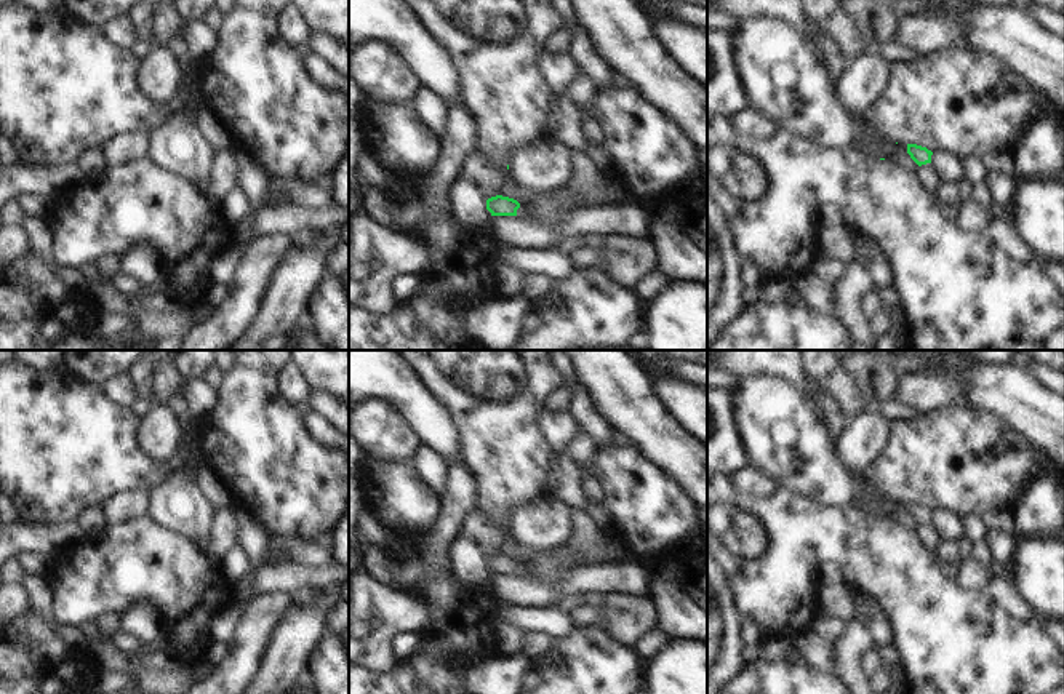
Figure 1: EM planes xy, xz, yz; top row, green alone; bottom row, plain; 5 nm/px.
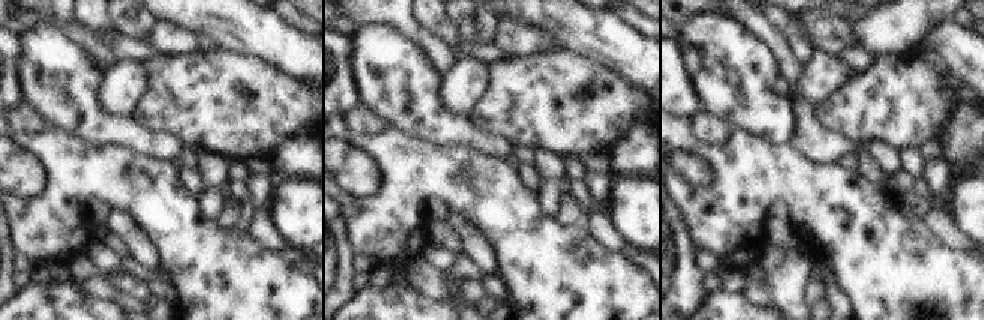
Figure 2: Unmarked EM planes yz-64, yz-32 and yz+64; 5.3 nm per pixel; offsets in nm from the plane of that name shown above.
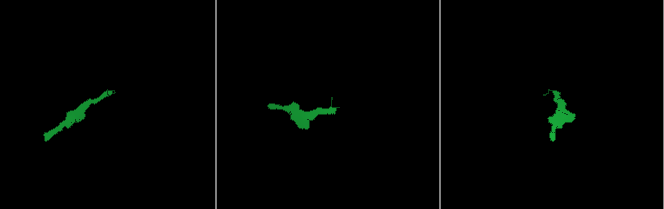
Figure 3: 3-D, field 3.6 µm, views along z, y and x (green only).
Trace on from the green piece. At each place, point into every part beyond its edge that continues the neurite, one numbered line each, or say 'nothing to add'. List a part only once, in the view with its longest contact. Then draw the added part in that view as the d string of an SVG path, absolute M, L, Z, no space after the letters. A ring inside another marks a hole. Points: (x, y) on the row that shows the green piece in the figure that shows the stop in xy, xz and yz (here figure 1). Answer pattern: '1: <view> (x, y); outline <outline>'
1: yz (882, 147); outline M866 112L853 115L859 125L862 126L862 136L866 139L874 138L875 142L872 146L858 146L856 149L864 152L869 157L875 158L886 158L893 160L898 154L907 154L907 146L896 144L891 139L886 139L880 136L867 122L864 117Z

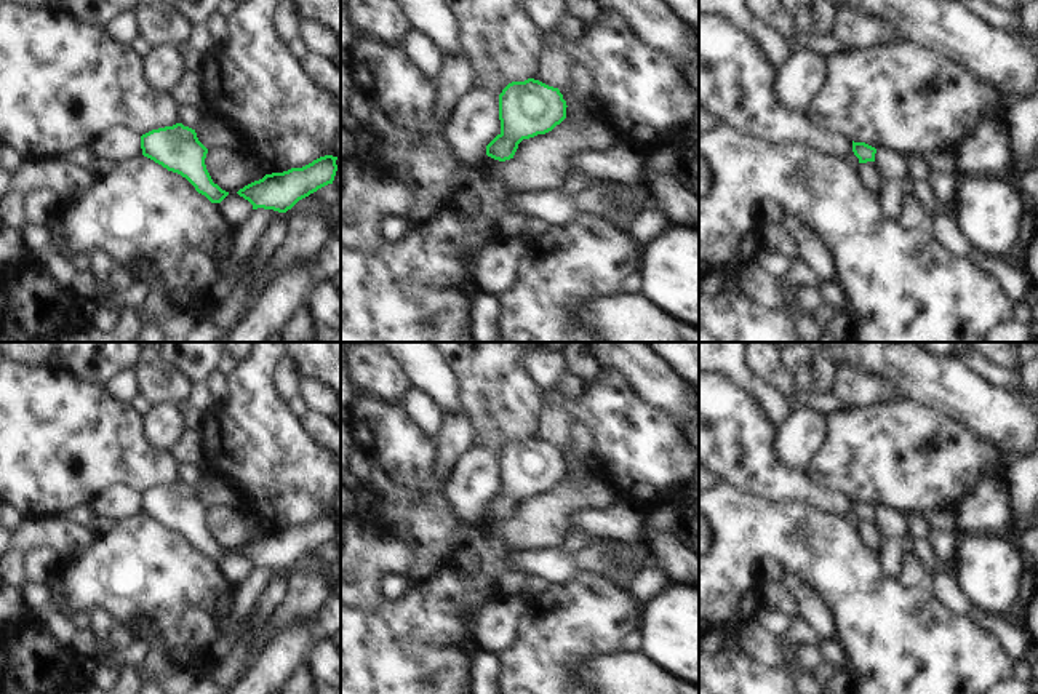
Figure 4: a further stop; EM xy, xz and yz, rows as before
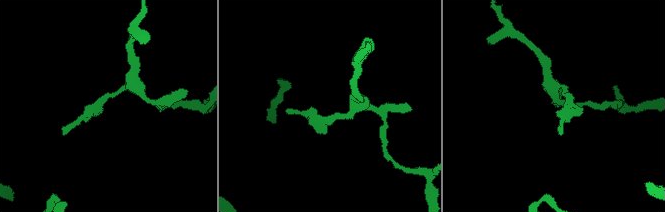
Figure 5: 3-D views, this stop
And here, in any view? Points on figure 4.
nothing to add

